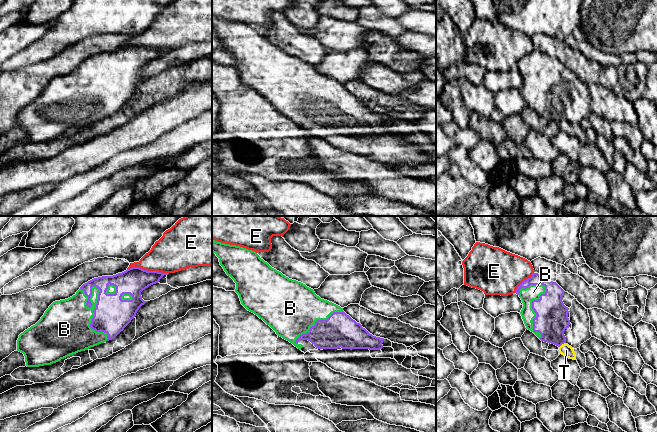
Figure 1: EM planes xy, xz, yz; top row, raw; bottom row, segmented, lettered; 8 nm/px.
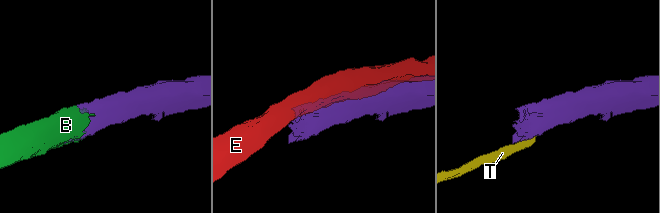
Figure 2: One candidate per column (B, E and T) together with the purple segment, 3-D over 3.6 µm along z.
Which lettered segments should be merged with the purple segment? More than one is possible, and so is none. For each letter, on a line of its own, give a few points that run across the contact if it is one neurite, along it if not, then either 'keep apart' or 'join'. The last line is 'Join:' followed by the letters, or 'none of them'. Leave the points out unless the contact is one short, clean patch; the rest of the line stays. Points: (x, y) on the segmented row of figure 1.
B: join
E: keep apart
T: line yz (565, 342), (559, 347); keep apart
Join: B

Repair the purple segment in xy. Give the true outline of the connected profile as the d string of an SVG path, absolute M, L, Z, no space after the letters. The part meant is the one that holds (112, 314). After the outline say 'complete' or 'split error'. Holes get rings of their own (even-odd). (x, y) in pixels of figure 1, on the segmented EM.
M132 267L113 276L102 276L88 281L72 297L53 302L35 325L21 333L17 340L17 351L24 354L27 367L39 367L51 365L70 355L114 339L136 316L139 308L148 302L142 299L141 292L168 274Z; split error

